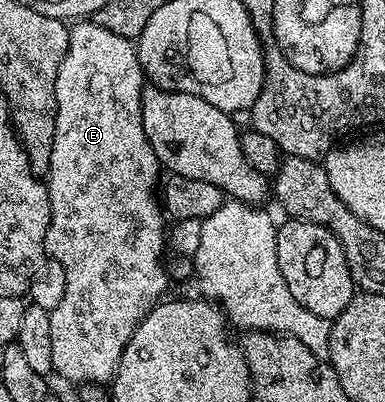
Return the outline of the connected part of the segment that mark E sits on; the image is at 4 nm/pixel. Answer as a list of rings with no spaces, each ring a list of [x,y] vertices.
[[[80,21],[68,32],[68,52],[64,54],[62,65],[58,69],[56,78],[56,129],[54,135],[54,149],[50,153],[50,165],[46,182],[48,184],[48,196],[50,197],[50,225],[46,229],[45,252],[51,258],[62,263],[66,271],[66,291],[58,307],[51,311],[50,338],[54,341],[54,361],[52,370],[58,376],[69,379],[75,385],[85,383],[107,384],[116,373],[116,366],[120,364],[122,353],[139,325],[141,319],[161,302],[165,294],[164,286],[169,286],[170,280],[166,274],[165,264],[160,263],[160,250],[166,247],[166,223],[164,227],[165,212],[162,210],[161,200],[152,190],[161,182],[160,171],[162,164],[142,125],[142,99],[146,90],[146,76],[140,67],[140,55],[136,52],[136,43],[126,37],[118,37],[118,33],[110,33],[110,29],[102,29],[94,21]]]

